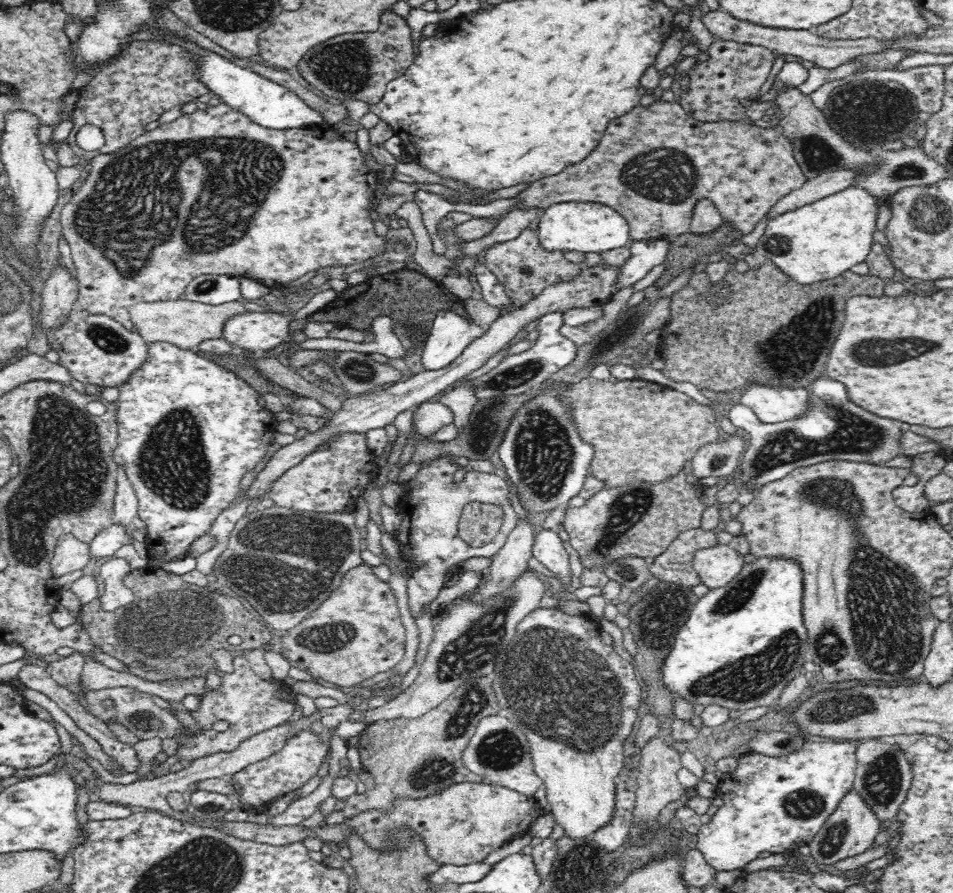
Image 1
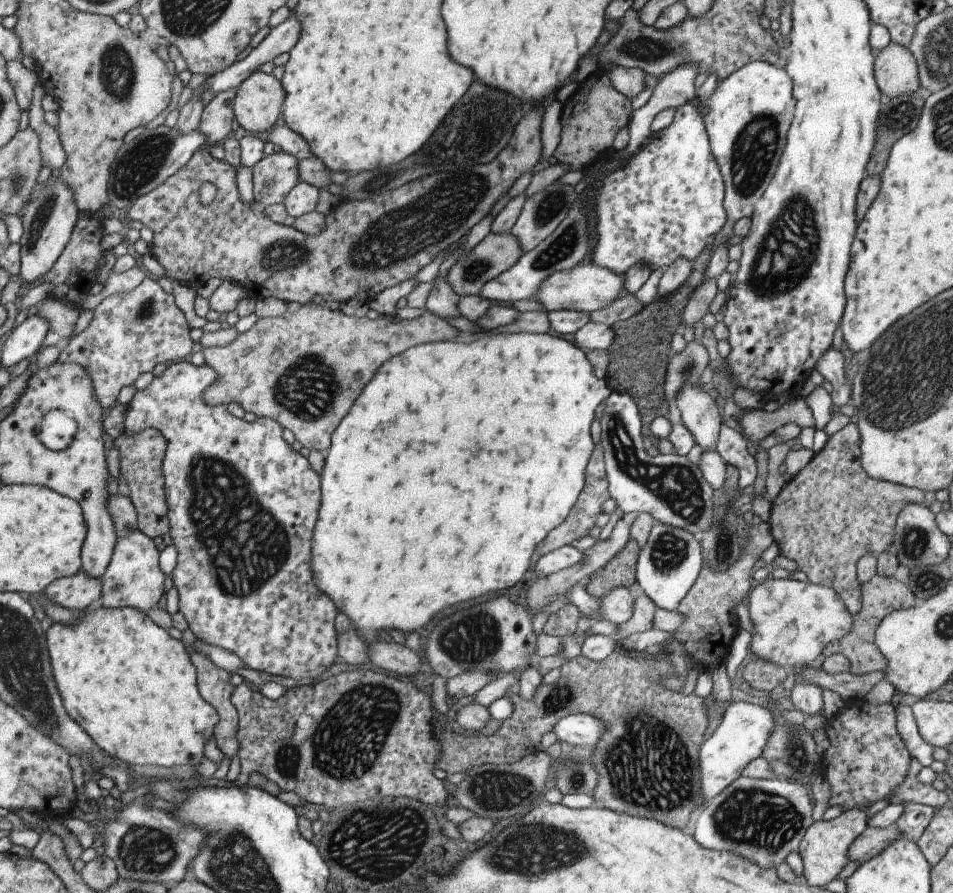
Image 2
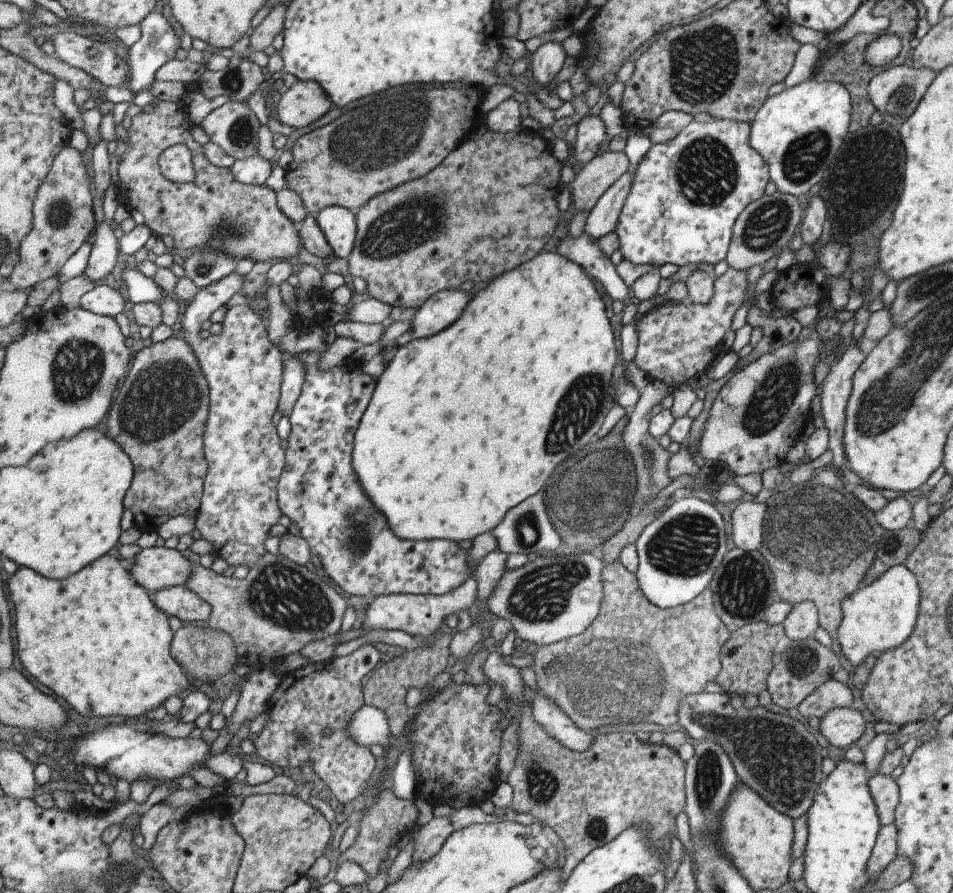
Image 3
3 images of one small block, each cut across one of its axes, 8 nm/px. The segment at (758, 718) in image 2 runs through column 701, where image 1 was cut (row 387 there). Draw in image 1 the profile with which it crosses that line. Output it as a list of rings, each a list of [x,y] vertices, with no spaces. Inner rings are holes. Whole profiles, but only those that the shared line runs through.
[[[748,382],[740,402],[750,407],[764,424],[774,424],[802,417],[810,406],[810,393],[804,388],[768,386]]]

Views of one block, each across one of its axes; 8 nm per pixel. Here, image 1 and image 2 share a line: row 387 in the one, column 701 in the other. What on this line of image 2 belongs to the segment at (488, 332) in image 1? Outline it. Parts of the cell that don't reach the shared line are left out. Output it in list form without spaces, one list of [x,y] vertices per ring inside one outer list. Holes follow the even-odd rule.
[[[686,384],[678,390],[675,399],[682,422],[692,433],[696,444],[702,450],[715,450],[721,427],[716,400],[700,384]]]

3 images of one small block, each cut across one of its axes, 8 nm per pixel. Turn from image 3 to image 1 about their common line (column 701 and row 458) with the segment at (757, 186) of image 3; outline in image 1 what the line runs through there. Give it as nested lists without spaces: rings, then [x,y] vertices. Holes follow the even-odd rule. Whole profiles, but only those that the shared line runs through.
[[[167,342],[147,343],[146,360],[130,375],[130,378],[121,385],[118,385],[119,396],[114,402],[116,408],[117,420],[117,450],[123,460],[123,466],[127,477],[132,481],[136,496],[138,497],[138,516],[146,523],[148,550],[152,555],[150,566],[161,567],[165,562],[185,557],[190,550],[190,544],[198,537],[205,534],[210,528],[214,519],[226,509],[240,493],[240,480],[242,476],[253,468],[266,456],[268,445],[273,442],[276,427],[279,420],[265,407],[258,404],[260,391],[254,386],[248,384],[244,379],[240,379],[236,373],[218,365],[212,359],[207,358],[205,354],[191,350],[183,349]]]

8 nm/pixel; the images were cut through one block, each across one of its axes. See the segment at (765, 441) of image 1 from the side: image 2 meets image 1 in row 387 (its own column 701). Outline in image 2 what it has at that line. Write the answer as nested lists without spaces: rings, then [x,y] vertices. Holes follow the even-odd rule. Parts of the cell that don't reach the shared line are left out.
[[[740,776],[703,805],[693,837],[704,848],[734,852],[768,870],[778,868],[790,853],[799,850],[802,838],[814,822],[812,802],[802,783]]]

